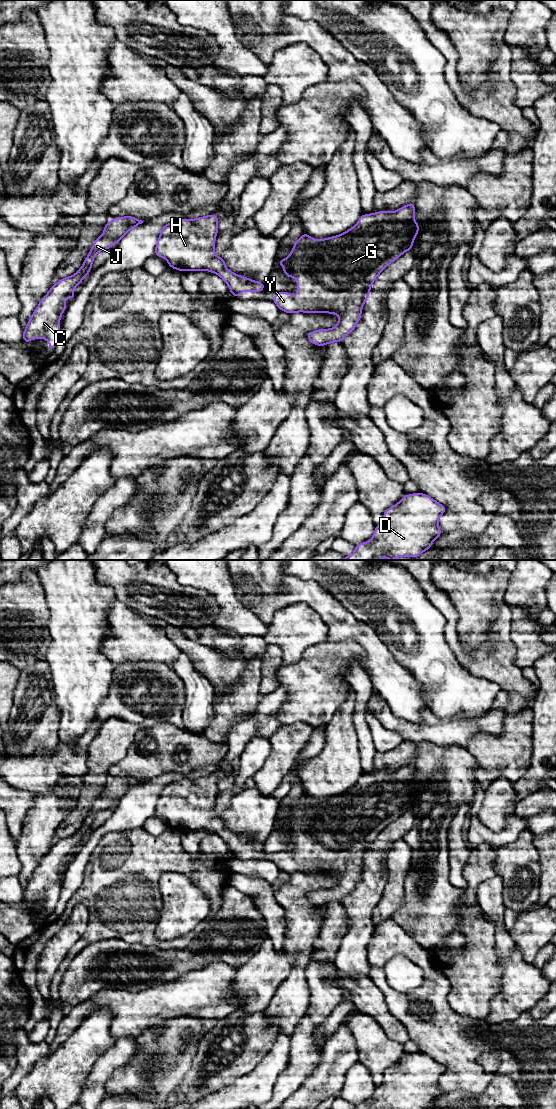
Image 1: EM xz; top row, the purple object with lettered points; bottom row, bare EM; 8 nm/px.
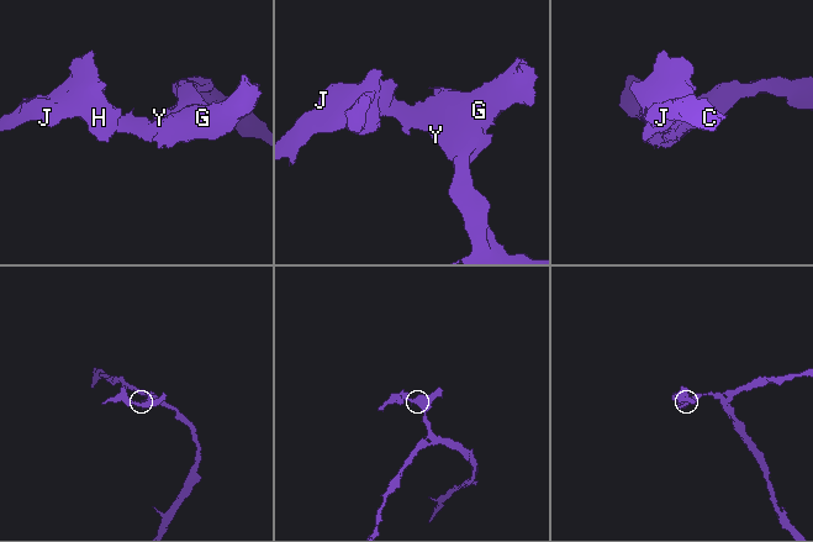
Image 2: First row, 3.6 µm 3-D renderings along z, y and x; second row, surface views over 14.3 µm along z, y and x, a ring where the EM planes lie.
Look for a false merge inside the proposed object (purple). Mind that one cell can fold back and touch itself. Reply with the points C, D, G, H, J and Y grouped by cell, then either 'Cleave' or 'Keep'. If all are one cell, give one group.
Groups: C D G H J Y. Keep

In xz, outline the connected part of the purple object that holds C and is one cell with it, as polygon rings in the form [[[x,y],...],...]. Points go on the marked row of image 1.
[[[132,216],[116,217],[104,226],[103,235],[93,243],[92,248],[77,273],[63,278],[52,285],[50,291],[41,299],[30,317],[23,332],[23,341],[29,343],[31,339],[44,338],[49,342],[49,349],[54,350],[60,337],[60,317],[67,309],[64,301],[70,297],[75,299],[73,289],[91,271],[94,257],[102,250],[109,249],[134,227],[144,221]]]

